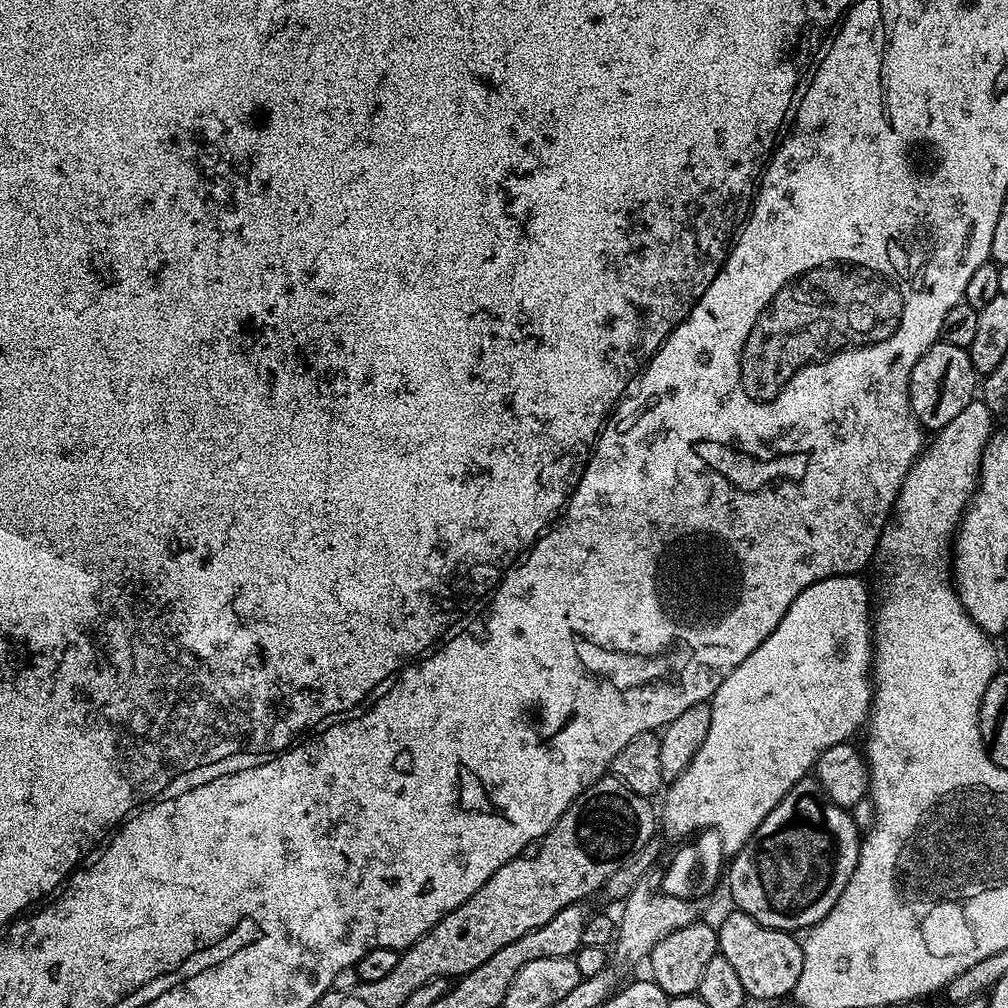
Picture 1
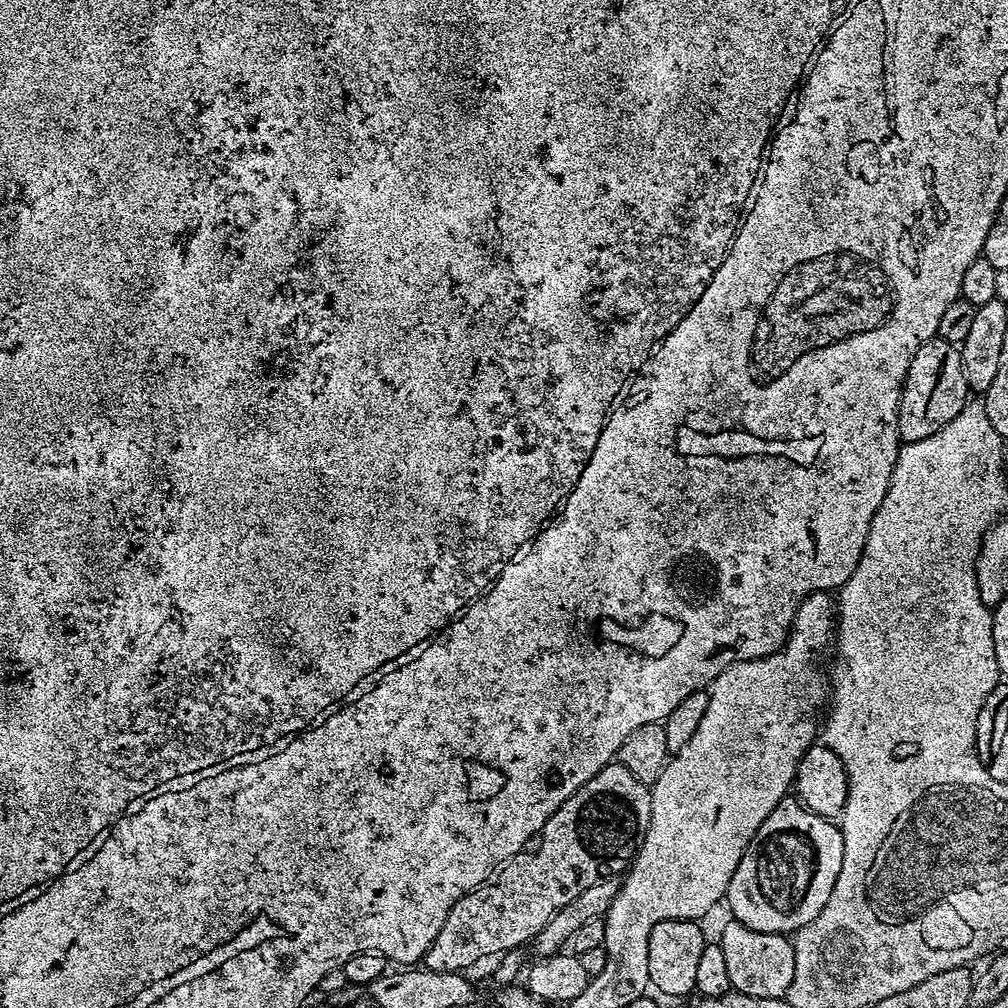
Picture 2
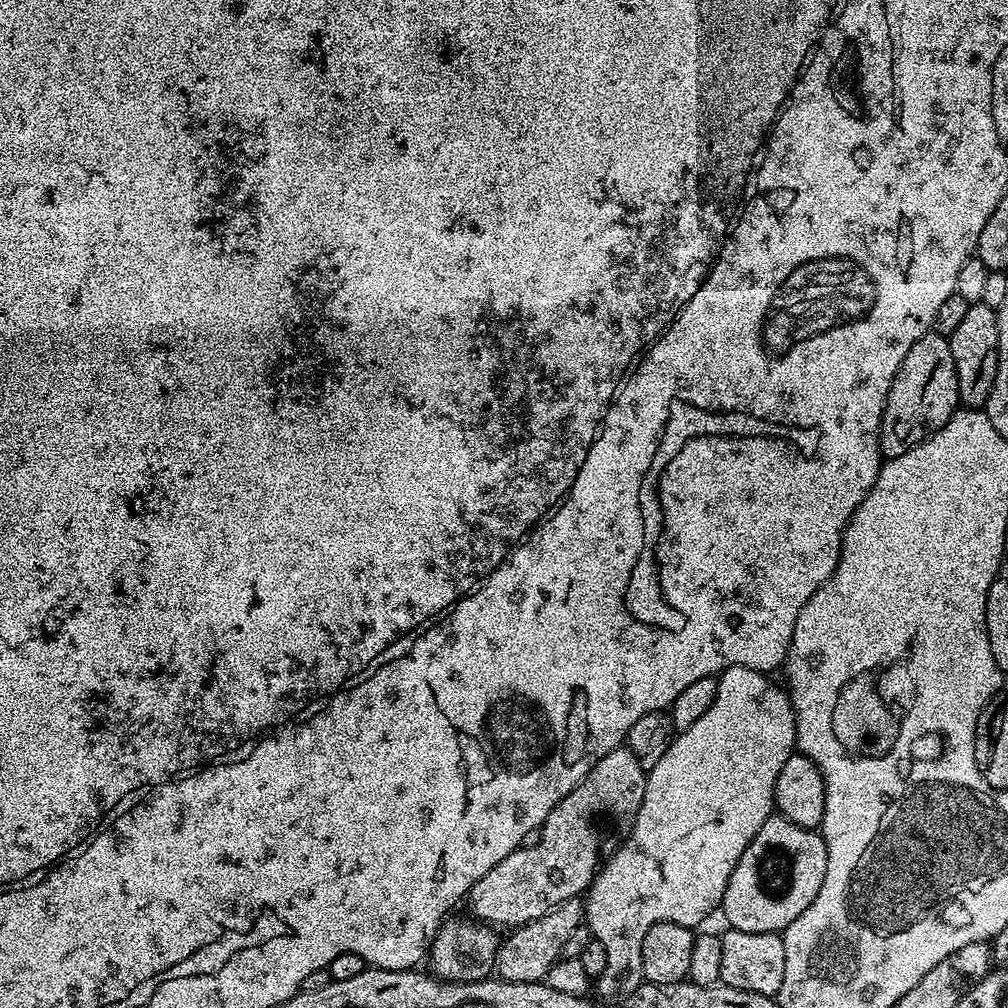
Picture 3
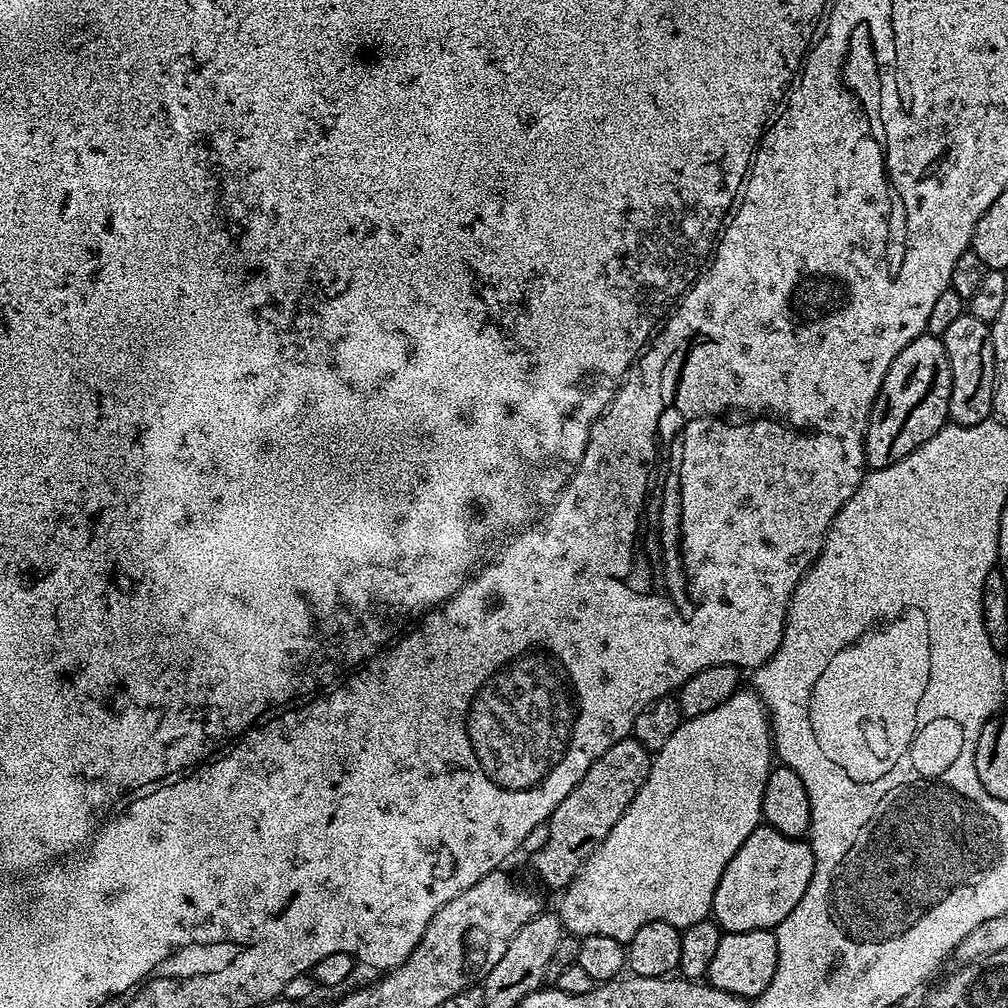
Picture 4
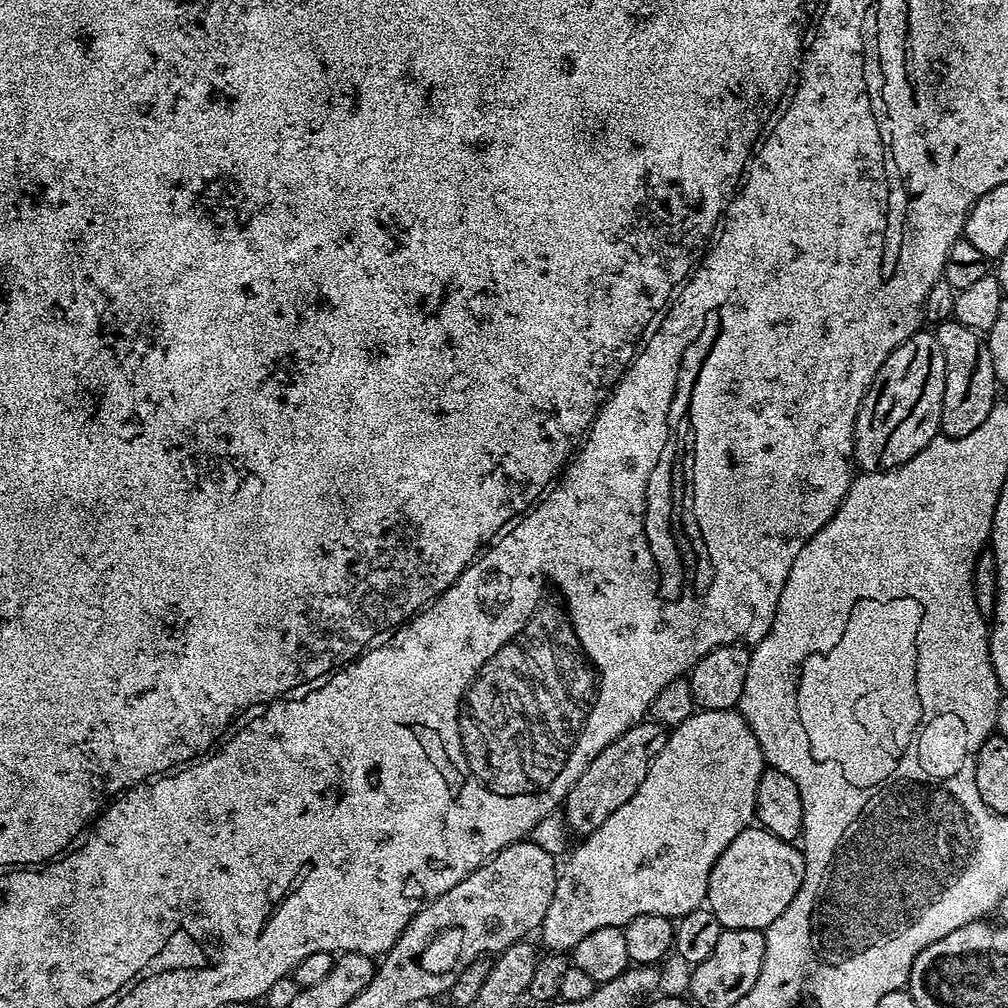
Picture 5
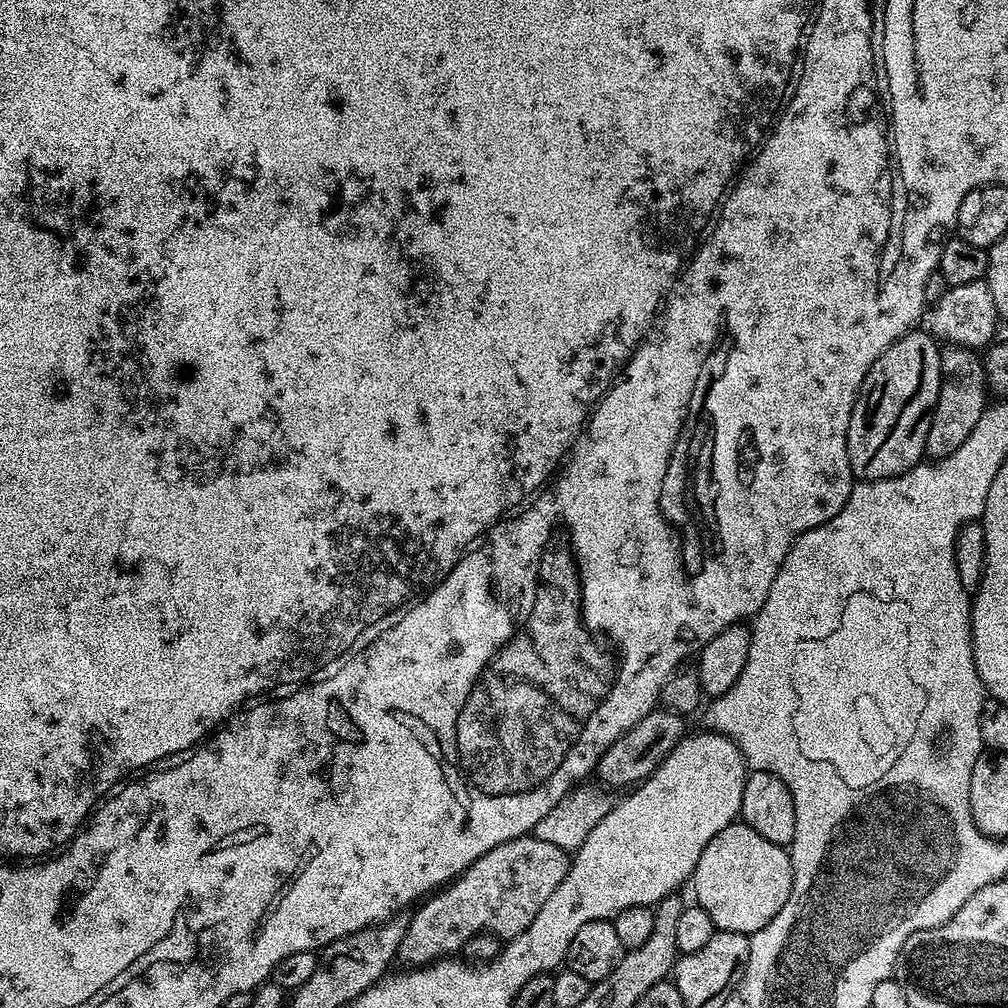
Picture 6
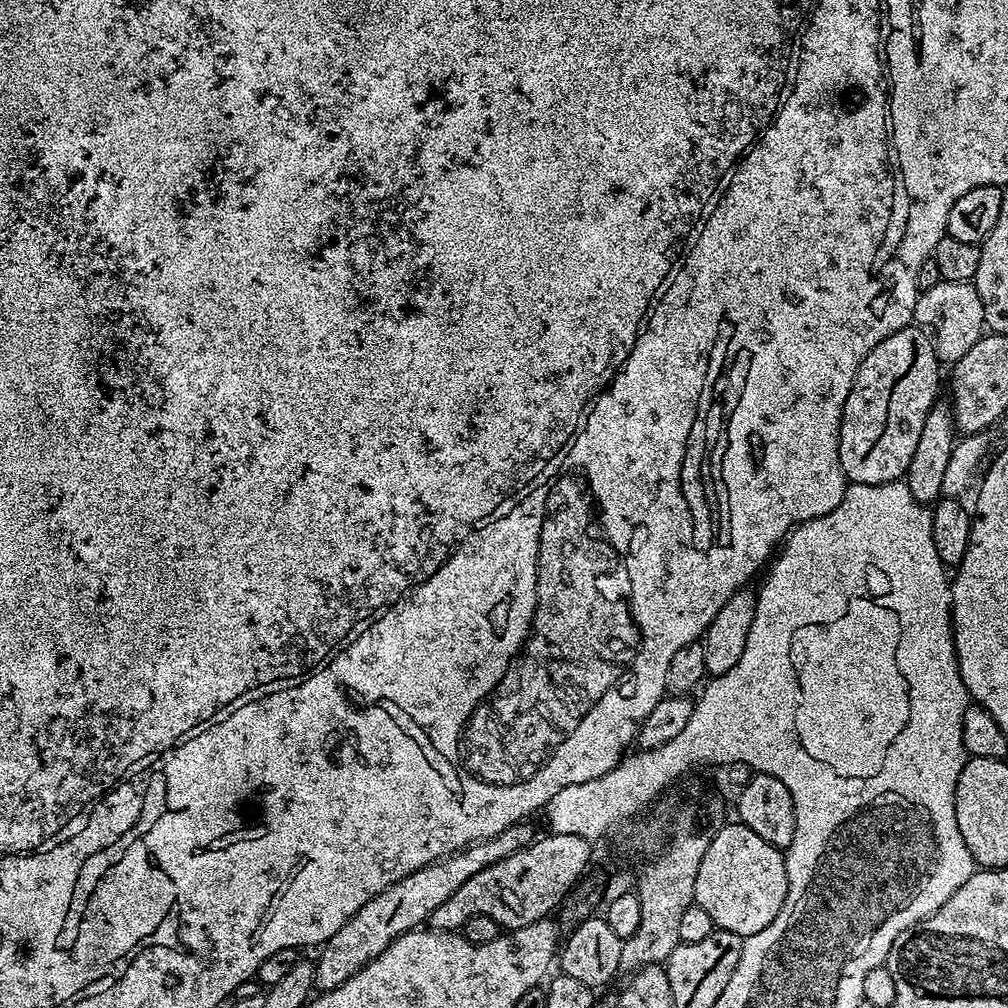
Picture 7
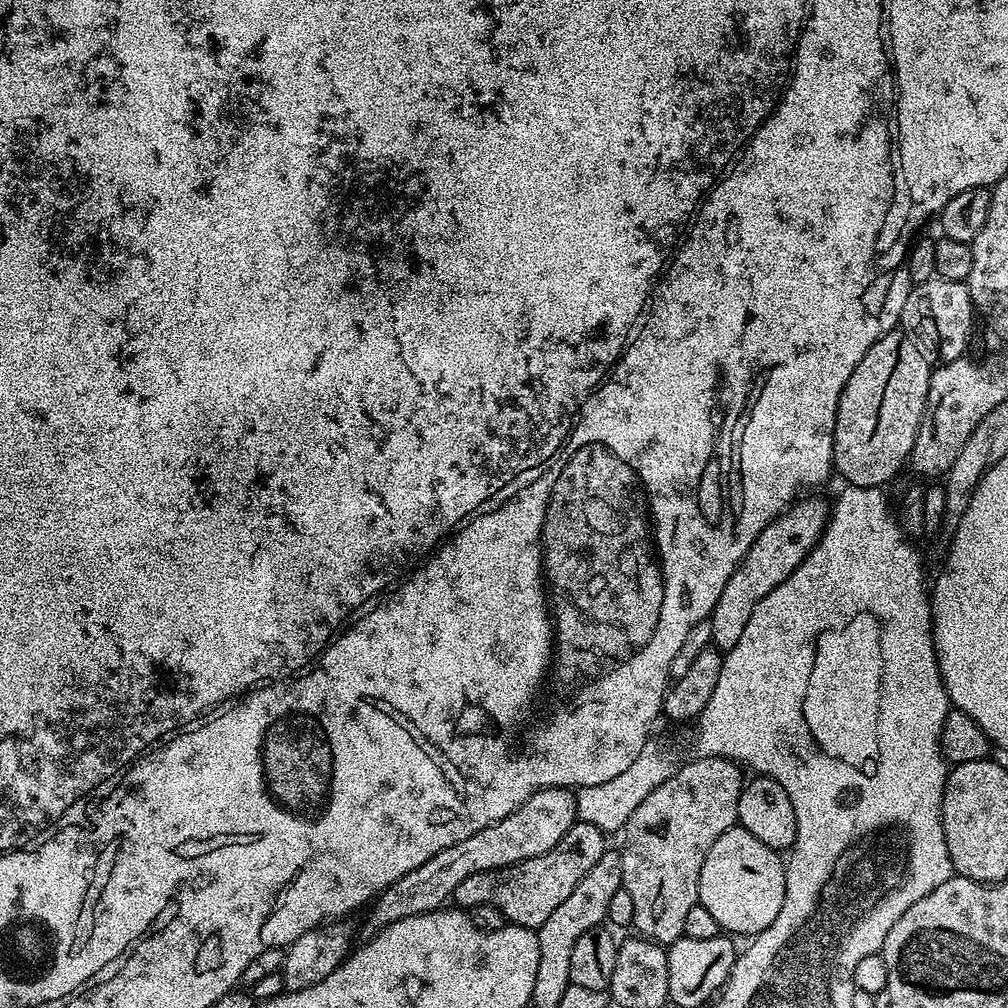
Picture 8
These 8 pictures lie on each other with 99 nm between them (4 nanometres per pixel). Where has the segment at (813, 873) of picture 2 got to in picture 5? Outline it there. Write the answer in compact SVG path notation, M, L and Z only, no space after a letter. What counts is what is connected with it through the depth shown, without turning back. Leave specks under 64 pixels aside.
M749 826L734 838L714 866L708 879L707 907L725 930L771 926L774 918L790 906L802 886L804 853L795 843L778 838L759 826Z

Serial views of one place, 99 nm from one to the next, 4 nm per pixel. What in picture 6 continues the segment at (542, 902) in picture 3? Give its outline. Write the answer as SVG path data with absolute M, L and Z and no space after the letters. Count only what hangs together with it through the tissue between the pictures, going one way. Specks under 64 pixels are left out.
M654 710L642 718L642 722L634 722L626 734L602 754L598 765L598 776L608 784L628 784L635 786L641 780L645 780L652 771L662 763L667 756L675 750L677 744L684 739L686 729L684 729L685 717L679 712L669 712L667 710Z

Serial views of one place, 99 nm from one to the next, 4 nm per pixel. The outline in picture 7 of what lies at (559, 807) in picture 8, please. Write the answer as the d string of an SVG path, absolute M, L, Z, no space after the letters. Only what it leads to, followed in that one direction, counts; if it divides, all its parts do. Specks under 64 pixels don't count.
M528 822L515 824L502 830L502 834L494 834L494 838L479 840L461 852L435 860L433 864L422 866L422 870L414 870L414 874L386 886L382 894L370 898L370 902L366 902L366 906L362 906L362 910L358 910L358 914L354 914L354 918L350 918L346 926L342 926L342 930L338 930L338 934L334 934L334 938L327 940L319 949L320 957L314 960L315 987L320 992L329 992L342 986L342 982L378 958L378 954L382 954L390 942L421 927L432 917L434 910L438 910L438 906L442 906L442 902L446 902L446 898L450 898L450 894L454 894L462 882L474 878L478 870L486 870L486 866L502 862L502 858L510 858L510 854L518 854L518 850L530 846L538 836L530 825Z

